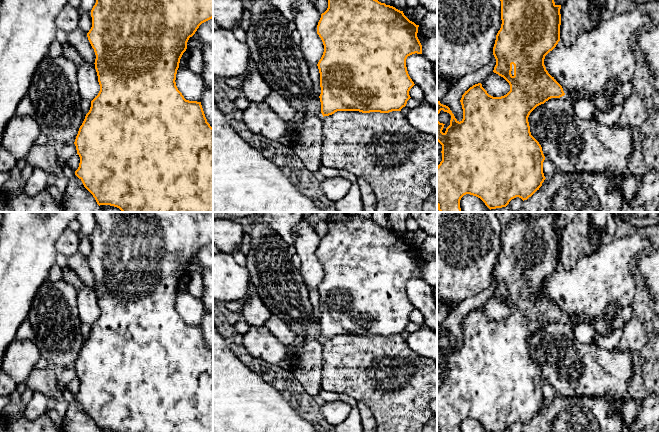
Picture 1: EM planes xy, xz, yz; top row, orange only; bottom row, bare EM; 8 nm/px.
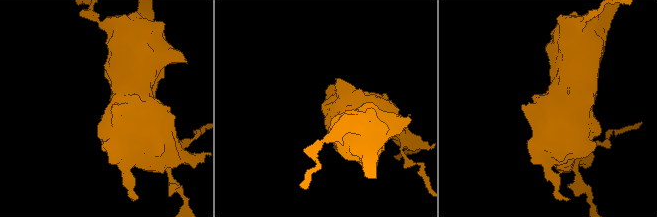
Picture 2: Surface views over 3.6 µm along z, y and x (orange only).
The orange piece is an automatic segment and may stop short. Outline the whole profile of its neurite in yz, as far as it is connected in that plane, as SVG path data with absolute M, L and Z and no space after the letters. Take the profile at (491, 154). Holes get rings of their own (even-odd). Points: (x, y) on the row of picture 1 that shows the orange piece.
M554 0L500 1L502 24L493 47L496 59L493 72L509 83L510 91L504 96L493 97L481 83L473 85L460 100L463 109L463 119L460 122L448 106L437 101L437 141L442 145L442 161L437 166L437 206L440 212L461 212L460 200L466 194L480 198L490 210L506 207L516 197L527 200L546 179L543 173L545 156L541 145L531 135L528 117L537 106L551 98L565 95L562 86L544 65L545 56L560 41L561 5L556 5ZM441 110L451 115L450 125L444 133L442 130L445 124L438 121Z

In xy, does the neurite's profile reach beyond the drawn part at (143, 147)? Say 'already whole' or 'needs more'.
already whole

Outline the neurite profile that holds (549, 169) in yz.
M545 158L543 162L543 173L545 178L550 178L553 176L558 170L558 168L547 158Z

